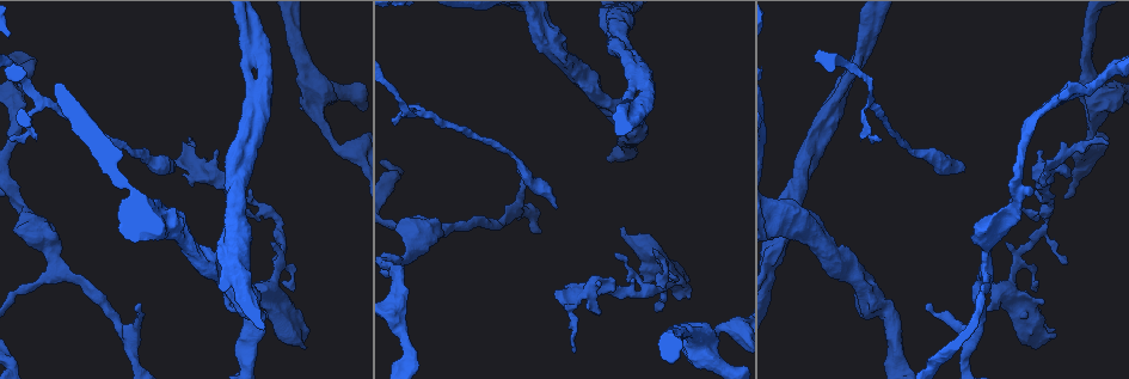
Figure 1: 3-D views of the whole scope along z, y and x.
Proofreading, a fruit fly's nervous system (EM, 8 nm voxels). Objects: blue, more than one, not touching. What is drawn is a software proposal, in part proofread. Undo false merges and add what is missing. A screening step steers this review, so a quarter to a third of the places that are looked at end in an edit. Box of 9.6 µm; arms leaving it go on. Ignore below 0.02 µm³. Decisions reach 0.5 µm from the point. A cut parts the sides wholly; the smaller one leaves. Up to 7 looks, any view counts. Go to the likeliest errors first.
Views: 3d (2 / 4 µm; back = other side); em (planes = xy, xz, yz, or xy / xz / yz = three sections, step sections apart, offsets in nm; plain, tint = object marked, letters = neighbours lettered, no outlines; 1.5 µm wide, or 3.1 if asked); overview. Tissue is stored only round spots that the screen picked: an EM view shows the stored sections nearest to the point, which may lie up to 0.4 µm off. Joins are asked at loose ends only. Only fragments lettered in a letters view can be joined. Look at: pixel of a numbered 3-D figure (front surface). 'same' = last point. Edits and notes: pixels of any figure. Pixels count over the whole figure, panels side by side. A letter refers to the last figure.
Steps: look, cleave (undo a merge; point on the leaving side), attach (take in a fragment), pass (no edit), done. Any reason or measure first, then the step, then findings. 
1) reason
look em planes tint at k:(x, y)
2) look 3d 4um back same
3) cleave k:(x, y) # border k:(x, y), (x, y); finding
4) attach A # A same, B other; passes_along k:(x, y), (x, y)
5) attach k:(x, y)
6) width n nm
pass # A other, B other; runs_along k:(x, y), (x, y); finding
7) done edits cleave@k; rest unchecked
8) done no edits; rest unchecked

free end
look em yz step 4 letters at 1:(964, 172)

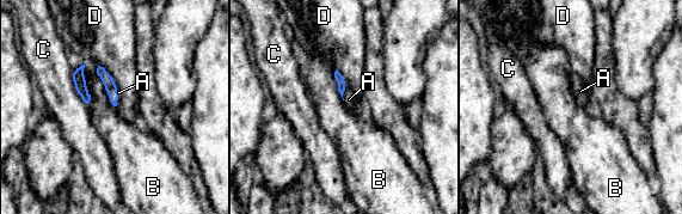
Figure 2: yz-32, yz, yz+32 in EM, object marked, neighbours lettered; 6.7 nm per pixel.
another direction
look em xz step 4 letters same

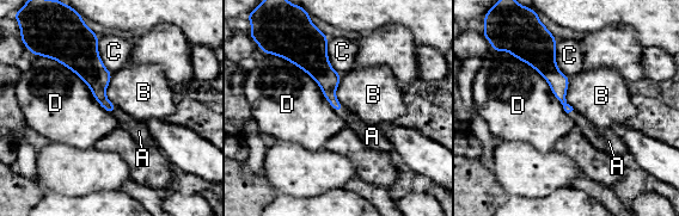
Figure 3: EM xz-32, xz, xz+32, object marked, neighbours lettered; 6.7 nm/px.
attach A # A same, B other, C other, D other; passes_along 3:(328, 79), (341, 111), (369, 135); the neuron continues

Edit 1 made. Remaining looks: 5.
redraw
look overview

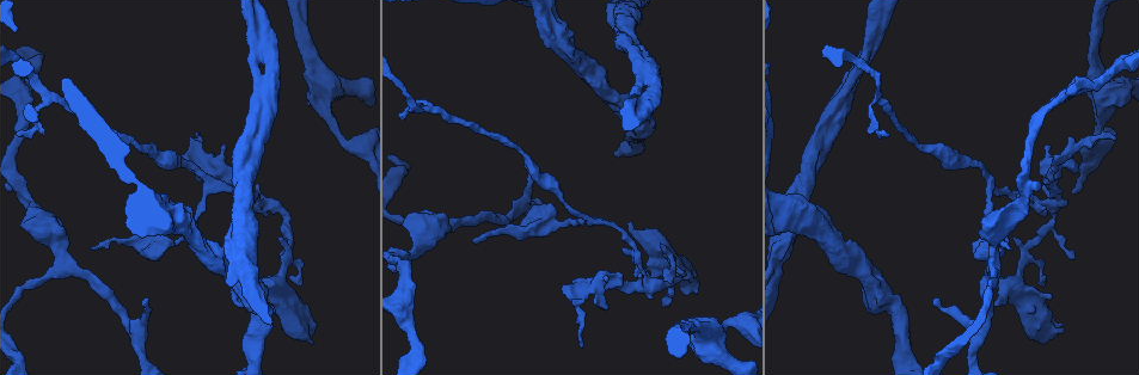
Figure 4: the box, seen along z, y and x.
branch stops here
look em xy step 4 letters at 4:(629, 223)

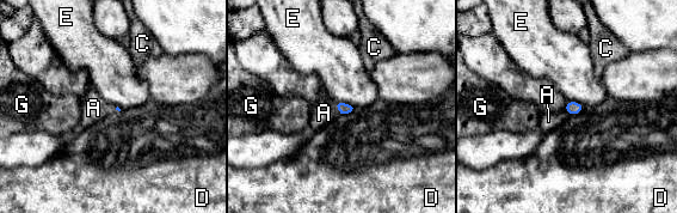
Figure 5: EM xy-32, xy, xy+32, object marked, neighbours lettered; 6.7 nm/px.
attach A # A same, C other, D other, E other, G other; passes_along 5:(343, 108), (338, 109), (324, 113); the neuron continues

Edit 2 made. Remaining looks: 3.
done edits attach@3, attach@5; rest unchecked

